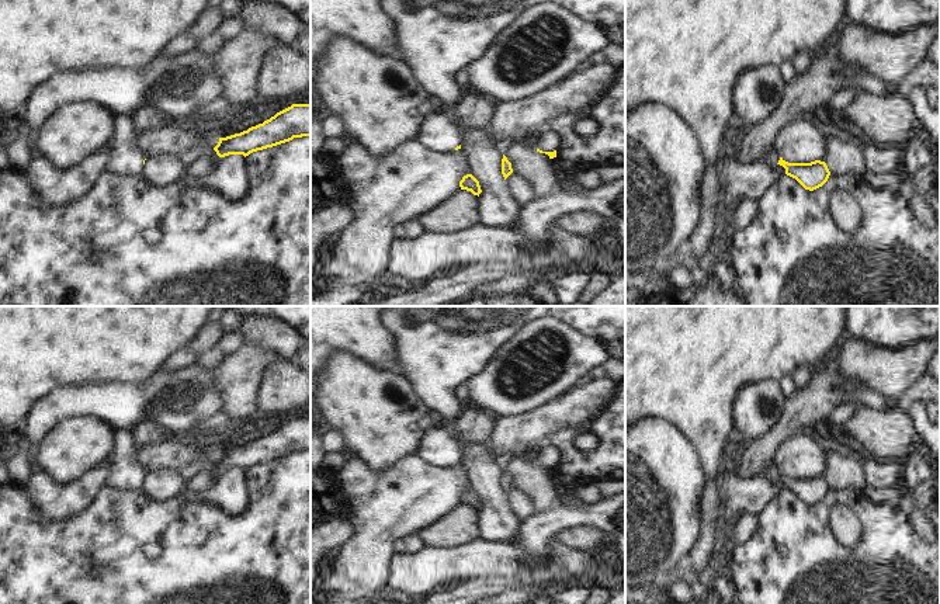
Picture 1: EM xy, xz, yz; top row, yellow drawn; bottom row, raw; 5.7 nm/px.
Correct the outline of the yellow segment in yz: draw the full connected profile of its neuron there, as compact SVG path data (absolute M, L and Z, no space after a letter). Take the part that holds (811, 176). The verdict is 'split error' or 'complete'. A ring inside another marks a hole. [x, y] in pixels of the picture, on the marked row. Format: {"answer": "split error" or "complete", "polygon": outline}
{"answer": "split error", "polygon": "M774 146L763 156L762 162L783 166L787 176L795 178L805 190L809 191L822 187L830 176L825 162L815 160L811 163L788 163L780 156Z"}

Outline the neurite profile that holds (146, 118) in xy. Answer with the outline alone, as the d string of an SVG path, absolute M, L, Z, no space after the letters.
M142 105L133 115L133 126L138 133L159 129L163 124L164 114L155 110L152 105Z

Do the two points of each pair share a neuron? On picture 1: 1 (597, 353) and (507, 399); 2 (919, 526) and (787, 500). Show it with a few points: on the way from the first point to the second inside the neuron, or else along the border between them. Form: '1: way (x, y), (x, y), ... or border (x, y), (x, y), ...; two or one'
1: way (575, 363), (555, 382), (530, 395); one
2: border (908, 516), (912, 527), (925, 540); two

